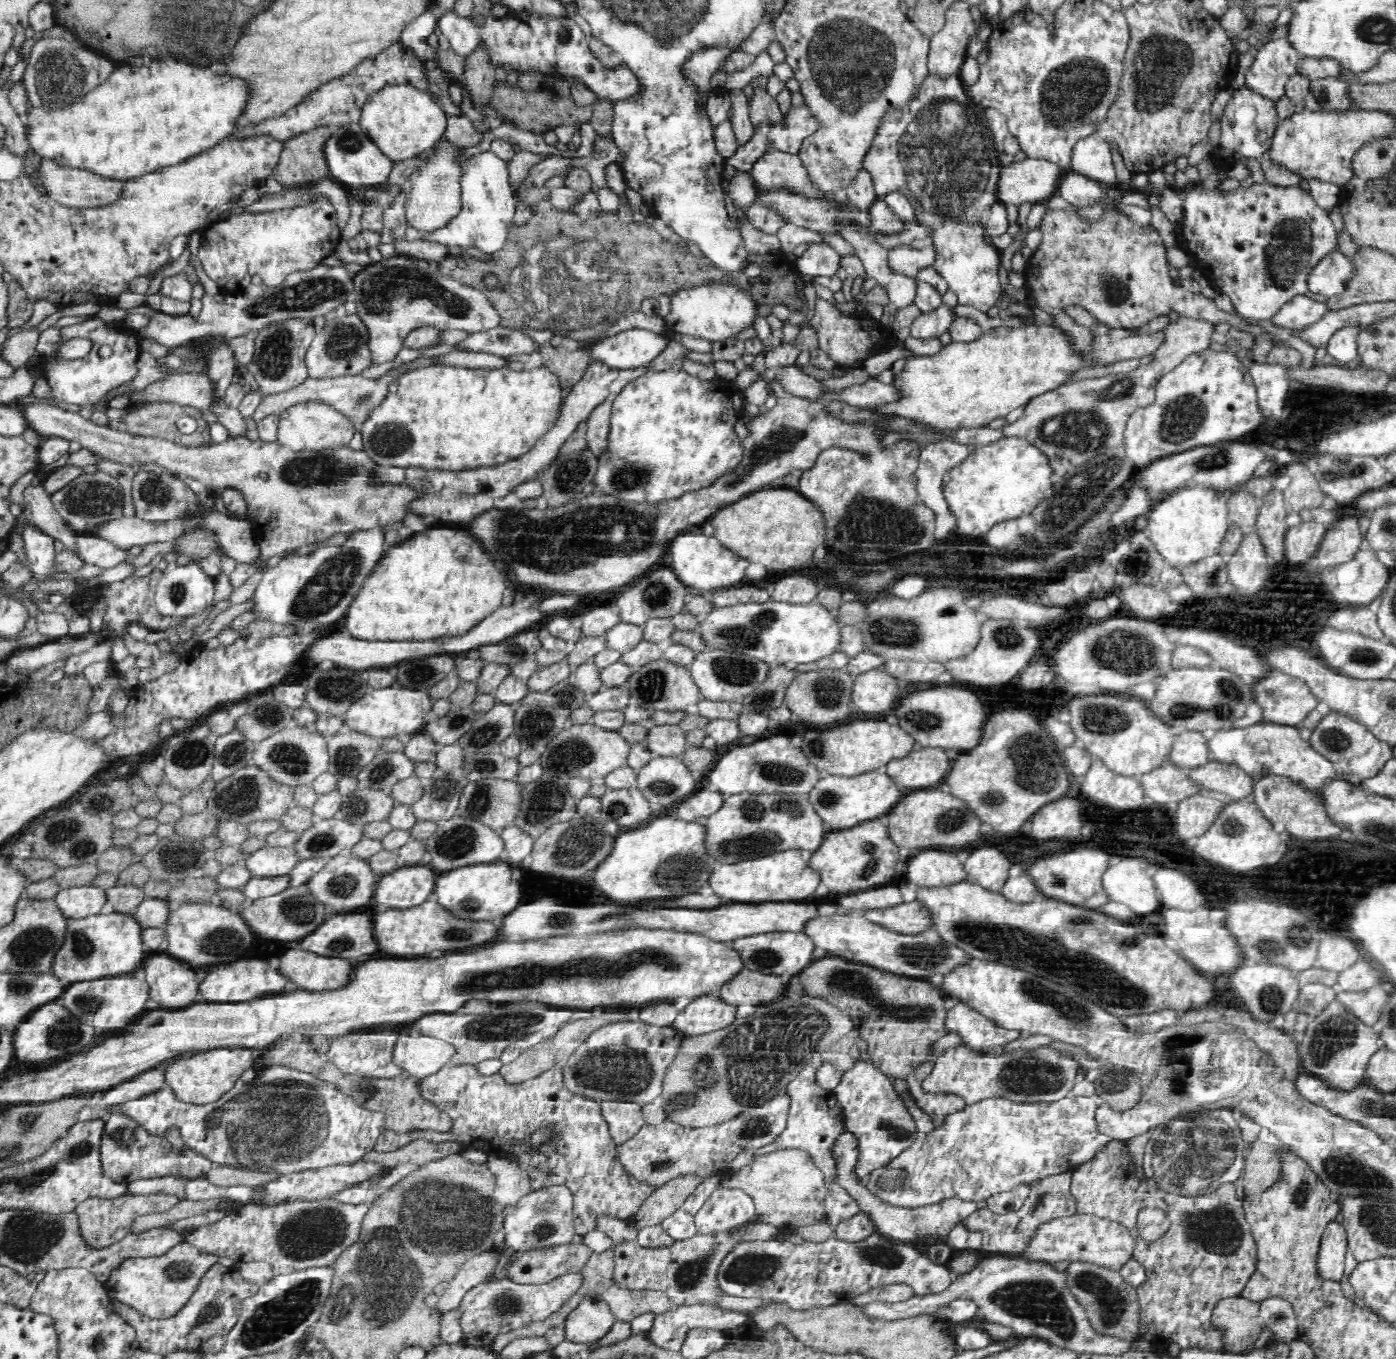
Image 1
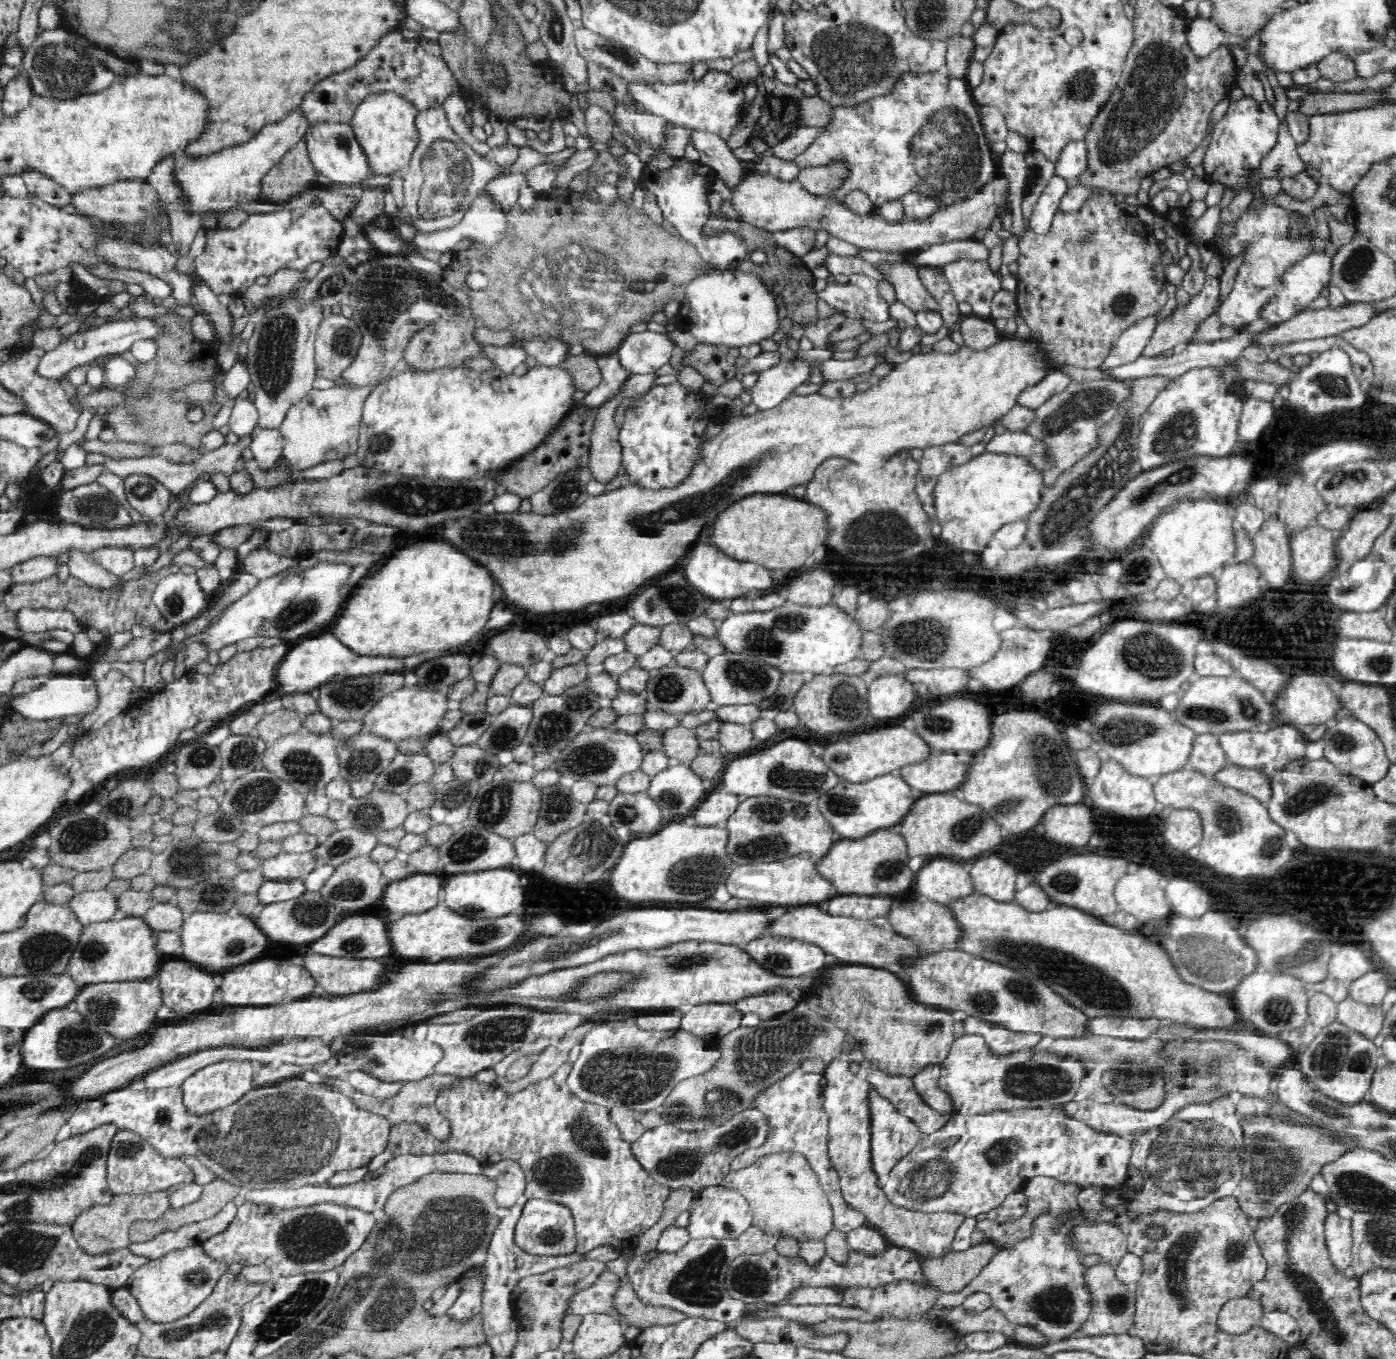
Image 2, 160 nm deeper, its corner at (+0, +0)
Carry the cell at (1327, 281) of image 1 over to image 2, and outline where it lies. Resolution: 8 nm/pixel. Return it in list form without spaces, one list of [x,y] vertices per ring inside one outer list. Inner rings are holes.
[[[1327,252],[1323,254],[1312,254],[1304,260],[1298,262],[1296,266],[1290,269],[1282,278],[1284,285],[1278,295],[1265,306],[1262,310],[1262,319],[1270,324],[1280,324],[1284,321],[1290,320],[1296,313],[1308,308],[1308,304],[1315,298],[1320,296],[1320,292],[1324,288],[1332,285],[1332,259],[1333,256]]]

